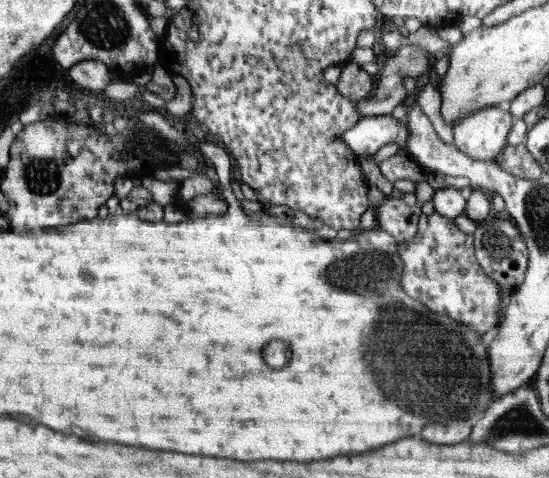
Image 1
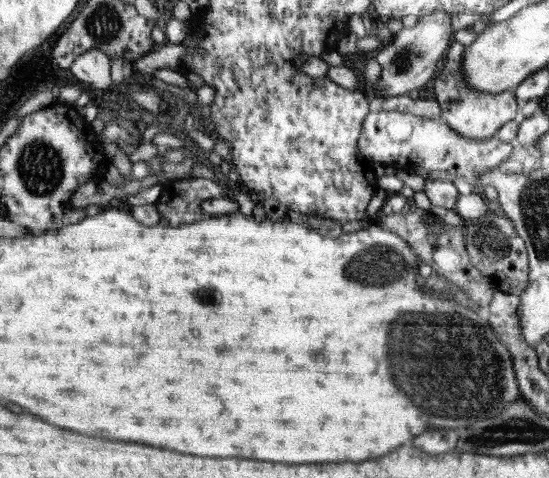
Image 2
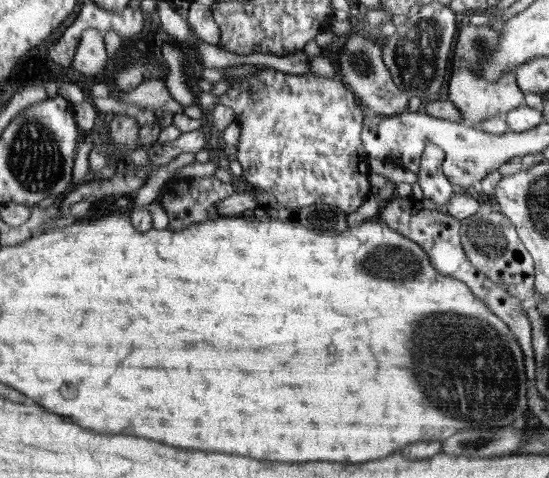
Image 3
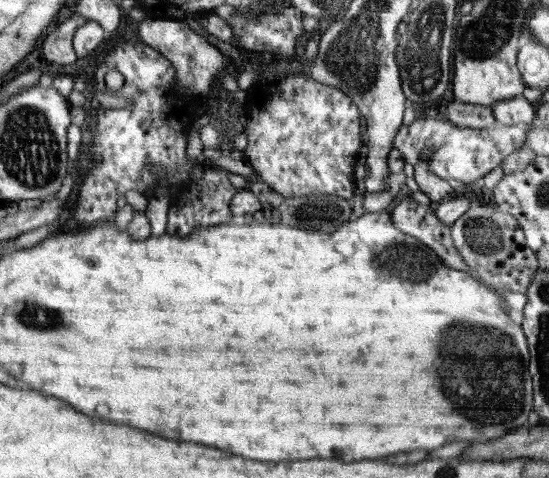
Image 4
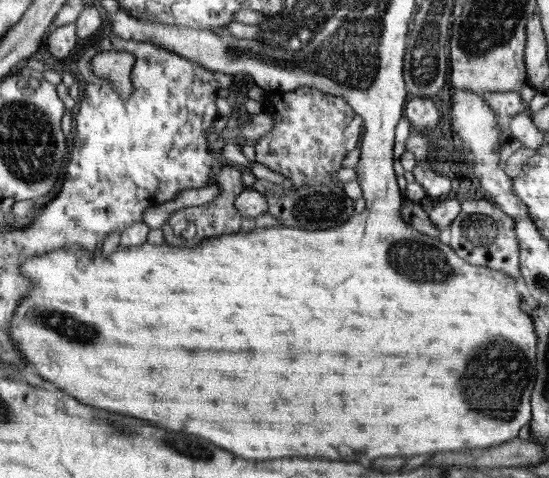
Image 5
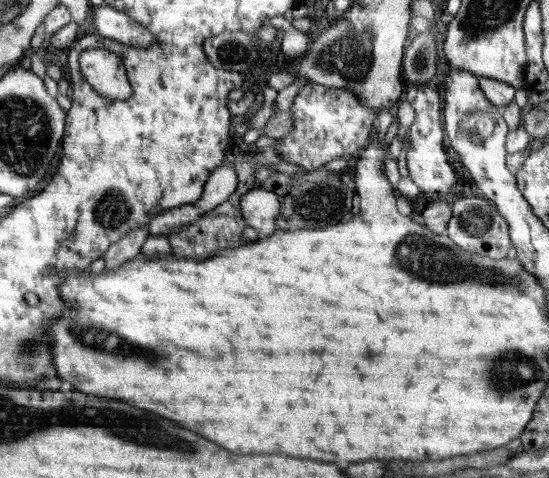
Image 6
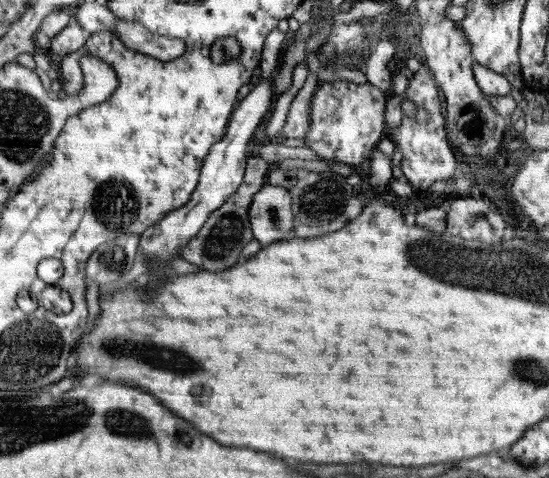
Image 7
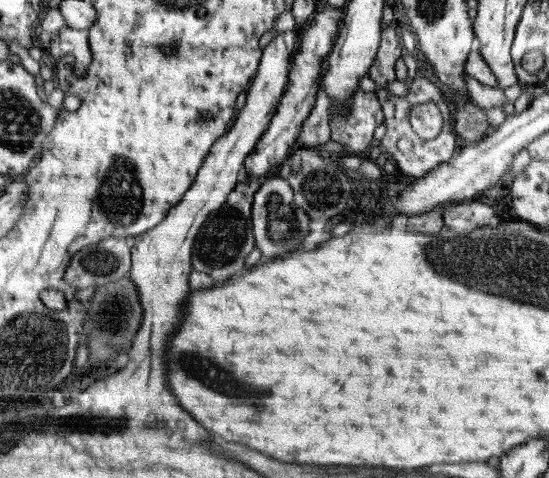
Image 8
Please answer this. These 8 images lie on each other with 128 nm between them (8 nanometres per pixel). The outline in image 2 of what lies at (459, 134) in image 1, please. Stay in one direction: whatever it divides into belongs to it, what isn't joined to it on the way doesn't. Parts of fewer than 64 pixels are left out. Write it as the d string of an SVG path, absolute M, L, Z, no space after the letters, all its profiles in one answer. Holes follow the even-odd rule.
M453 41L440 64L440 70L437 72L436 78L434 78L435 100L438 101L442 109L440 120L463 137L482 142L482 139L494 137L494 134L502 125L514 121L516 110L518 110L518 98L513 91L490 94L488 91L478 91L470 88L466 84L464 76L462 76L464 57L464 44Z

